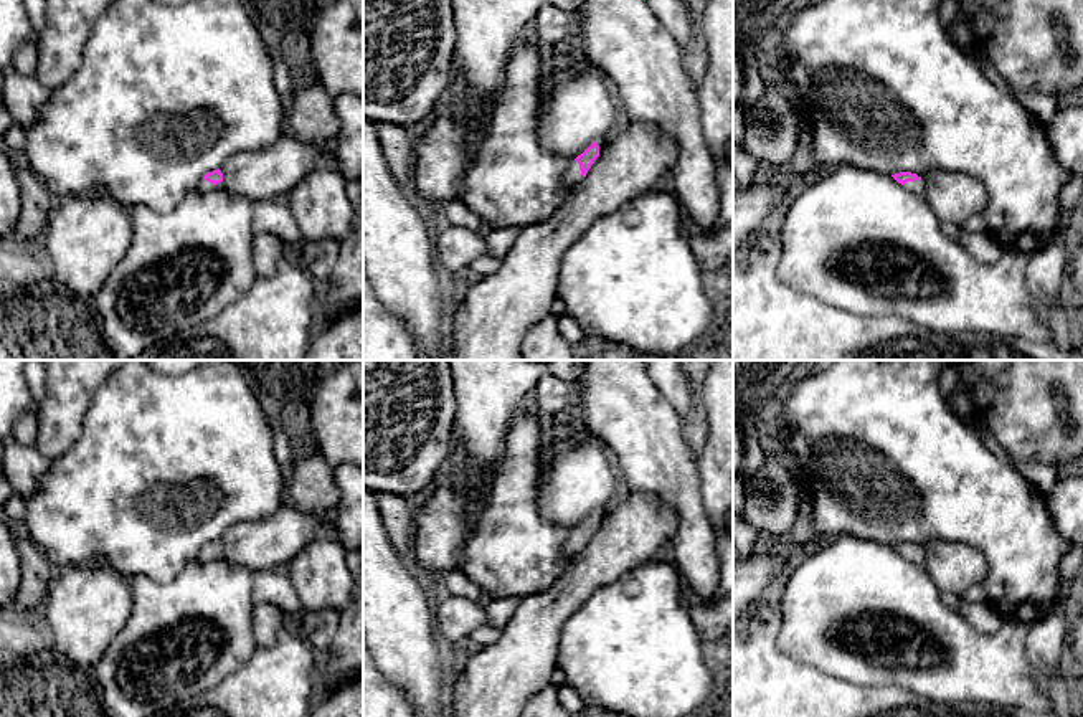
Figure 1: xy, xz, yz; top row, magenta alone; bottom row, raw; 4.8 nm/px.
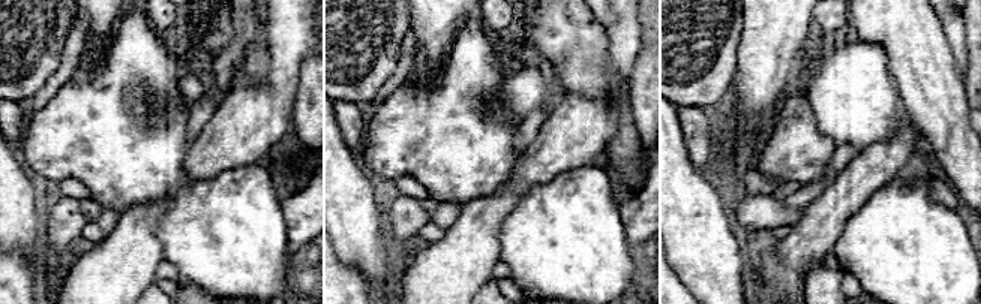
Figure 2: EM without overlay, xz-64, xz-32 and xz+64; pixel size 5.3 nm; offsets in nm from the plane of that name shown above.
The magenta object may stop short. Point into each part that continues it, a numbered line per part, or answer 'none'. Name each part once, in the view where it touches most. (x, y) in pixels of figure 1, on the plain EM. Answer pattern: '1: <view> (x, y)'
1: yz (917, 557)

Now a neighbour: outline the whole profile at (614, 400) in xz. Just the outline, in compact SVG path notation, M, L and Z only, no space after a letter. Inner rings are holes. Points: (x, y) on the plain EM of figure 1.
M586 360L584 372L573 387L575 421L578 428L604 443L626 491L650 494L677 515L679 525L670 535L665 557L675 567L685 590L693 600L710 600L720 585L716 532L703 507L697 459L683 439L680 416L652 382L642 360Z

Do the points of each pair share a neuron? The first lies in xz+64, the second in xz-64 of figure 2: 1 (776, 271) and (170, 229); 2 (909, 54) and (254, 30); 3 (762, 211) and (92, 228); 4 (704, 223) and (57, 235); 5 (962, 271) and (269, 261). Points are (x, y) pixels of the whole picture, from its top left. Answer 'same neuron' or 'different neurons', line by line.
1: different neurons
2: same neuron
3: different neurons
4: different neurons
5: same neuron

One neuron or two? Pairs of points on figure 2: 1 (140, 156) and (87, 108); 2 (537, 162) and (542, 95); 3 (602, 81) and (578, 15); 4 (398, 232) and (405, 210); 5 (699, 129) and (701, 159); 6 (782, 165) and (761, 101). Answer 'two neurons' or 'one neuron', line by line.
1: one neuron
2: two neurons
3: one neuron
4: one neuron
5: one neuron
6: two neurons

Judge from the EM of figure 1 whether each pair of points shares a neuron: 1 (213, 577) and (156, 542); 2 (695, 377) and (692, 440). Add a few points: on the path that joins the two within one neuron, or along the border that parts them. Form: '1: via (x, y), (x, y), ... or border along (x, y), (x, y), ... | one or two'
1: border along (193, 559), (170, 579), (156, 582) | two
2: via (695, 392), (695, 425) | one

